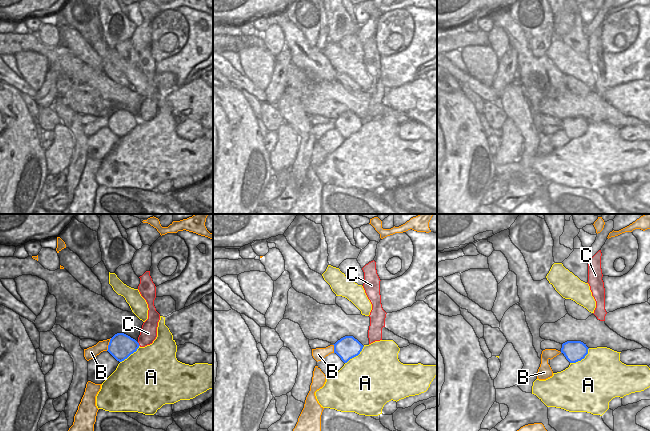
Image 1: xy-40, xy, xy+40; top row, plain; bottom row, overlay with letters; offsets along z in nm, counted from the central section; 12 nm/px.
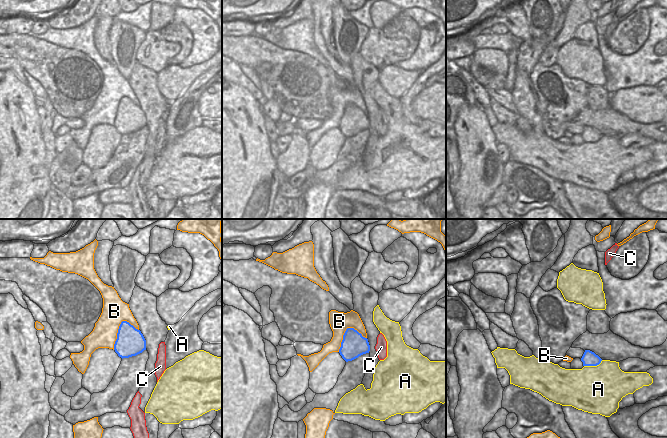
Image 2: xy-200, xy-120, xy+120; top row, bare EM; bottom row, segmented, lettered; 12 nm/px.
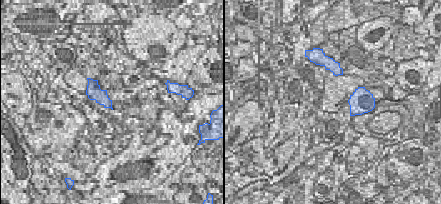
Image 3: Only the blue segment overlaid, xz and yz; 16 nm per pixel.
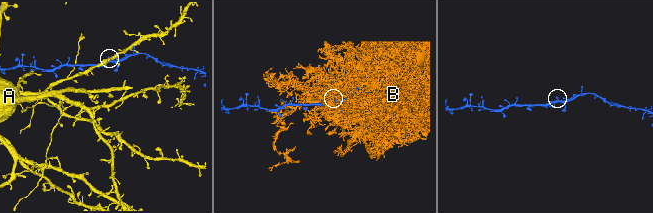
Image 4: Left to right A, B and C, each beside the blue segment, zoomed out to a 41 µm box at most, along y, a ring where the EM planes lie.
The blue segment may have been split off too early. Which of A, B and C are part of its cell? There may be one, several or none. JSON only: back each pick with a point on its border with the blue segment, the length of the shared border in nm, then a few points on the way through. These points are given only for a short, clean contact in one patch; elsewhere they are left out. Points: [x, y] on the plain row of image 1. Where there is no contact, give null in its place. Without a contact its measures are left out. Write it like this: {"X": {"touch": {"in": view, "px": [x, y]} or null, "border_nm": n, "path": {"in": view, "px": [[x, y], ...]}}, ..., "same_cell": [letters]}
{"same_cell": []}

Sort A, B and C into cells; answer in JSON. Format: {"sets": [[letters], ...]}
{"sets": [["A"], ["B"], ["C"]]}

